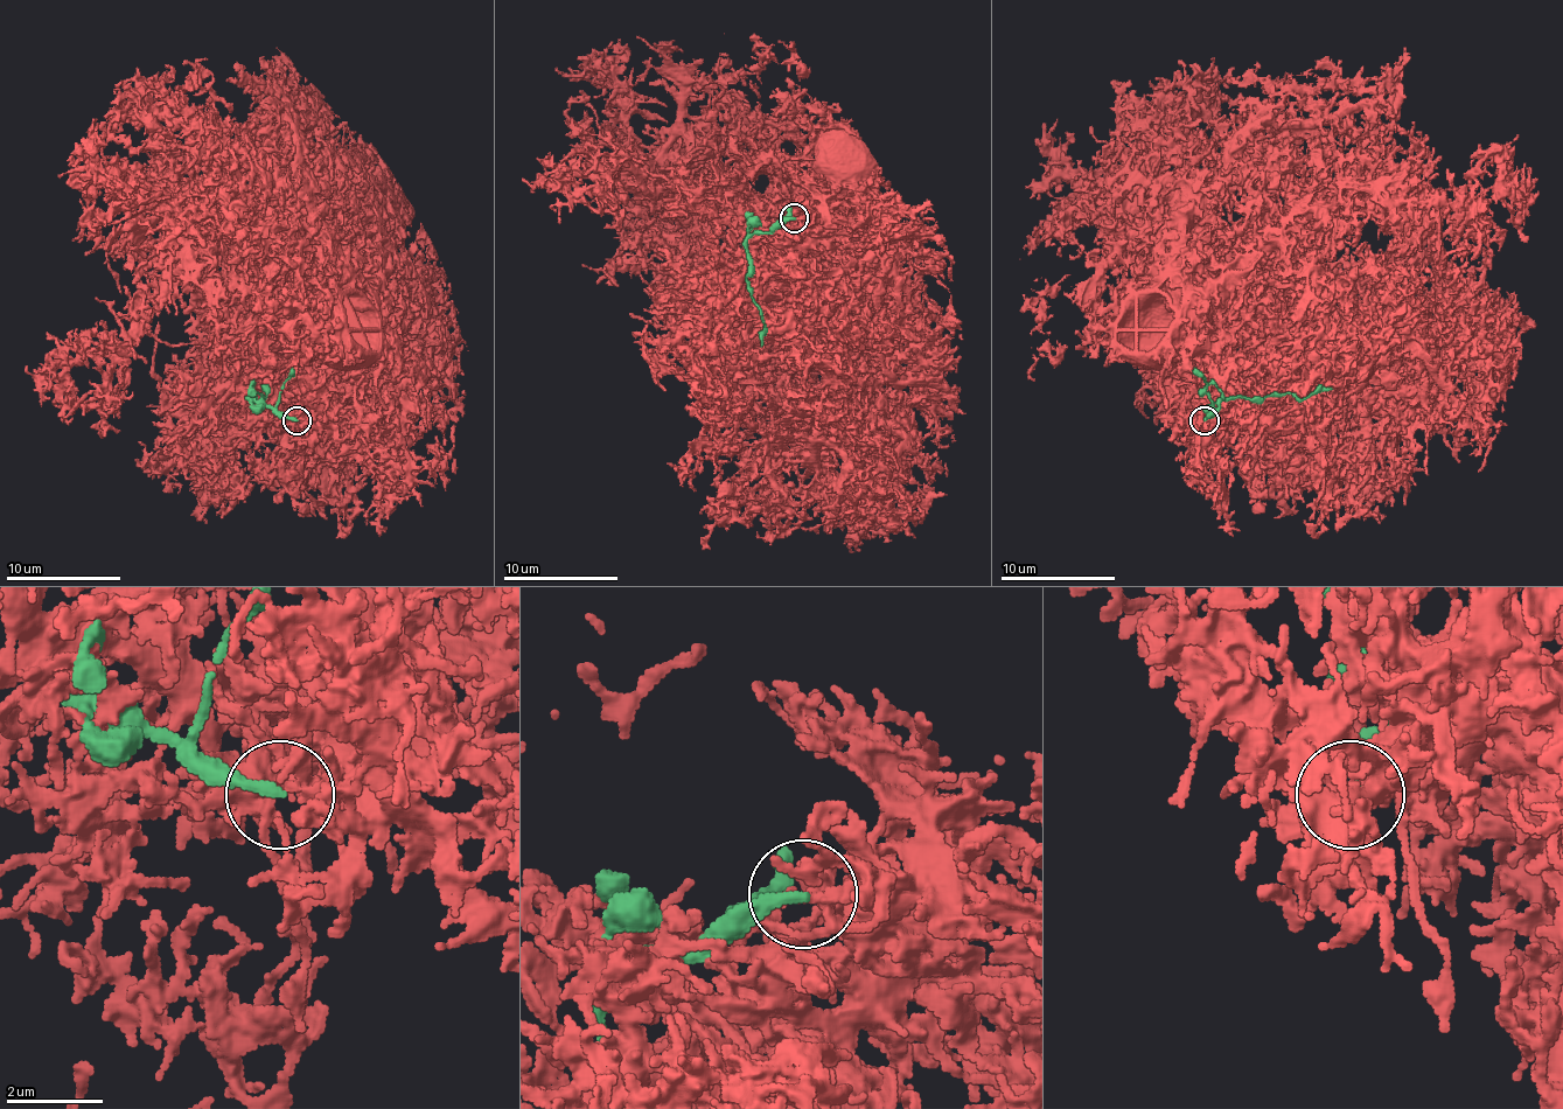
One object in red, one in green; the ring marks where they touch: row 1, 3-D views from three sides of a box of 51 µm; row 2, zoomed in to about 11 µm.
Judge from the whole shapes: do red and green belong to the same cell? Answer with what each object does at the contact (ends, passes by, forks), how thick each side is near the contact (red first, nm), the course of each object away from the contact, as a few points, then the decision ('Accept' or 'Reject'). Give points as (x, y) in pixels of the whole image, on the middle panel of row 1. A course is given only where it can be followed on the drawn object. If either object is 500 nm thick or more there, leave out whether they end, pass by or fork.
At the ring red forks. At the ring green ends. Thickness 240 nm (red) against 240 nm. Course of red: (795, 220), (821, 220), (825, 197), (823, 186), (851, 180). Course of green: (795, 217), (777, 220), (746, 239), (746, 259), (752, 265), (748, 294), (760, 320), (760, 346). Reject

